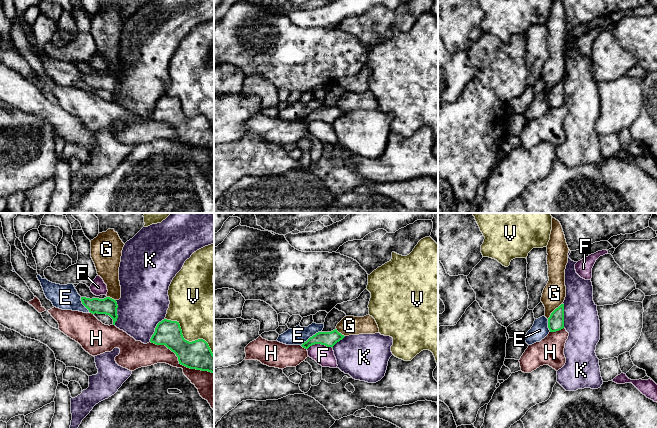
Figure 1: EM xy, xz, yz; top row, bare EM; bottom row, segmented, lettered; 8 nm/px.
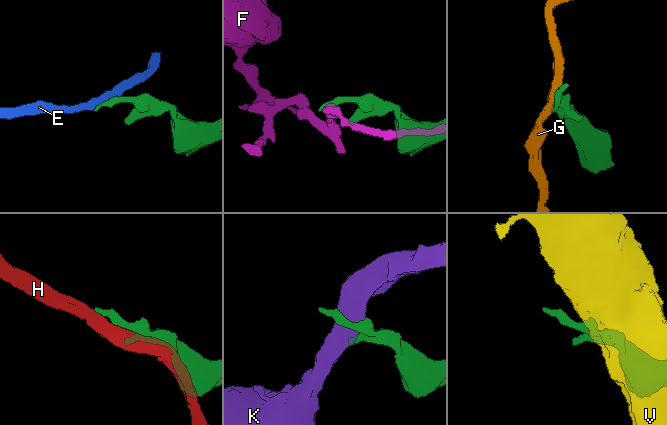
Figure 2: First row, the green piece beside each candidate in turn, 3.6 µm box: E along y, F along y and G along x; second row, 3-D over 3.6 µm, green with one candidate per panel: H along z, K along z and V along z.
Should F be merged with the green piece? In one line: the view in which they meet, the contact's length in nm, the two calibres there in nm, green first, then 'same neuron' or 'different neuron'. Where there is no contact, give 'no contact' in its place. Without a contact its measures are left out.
xz | 200 nm | 120/160 nm | different neuron

